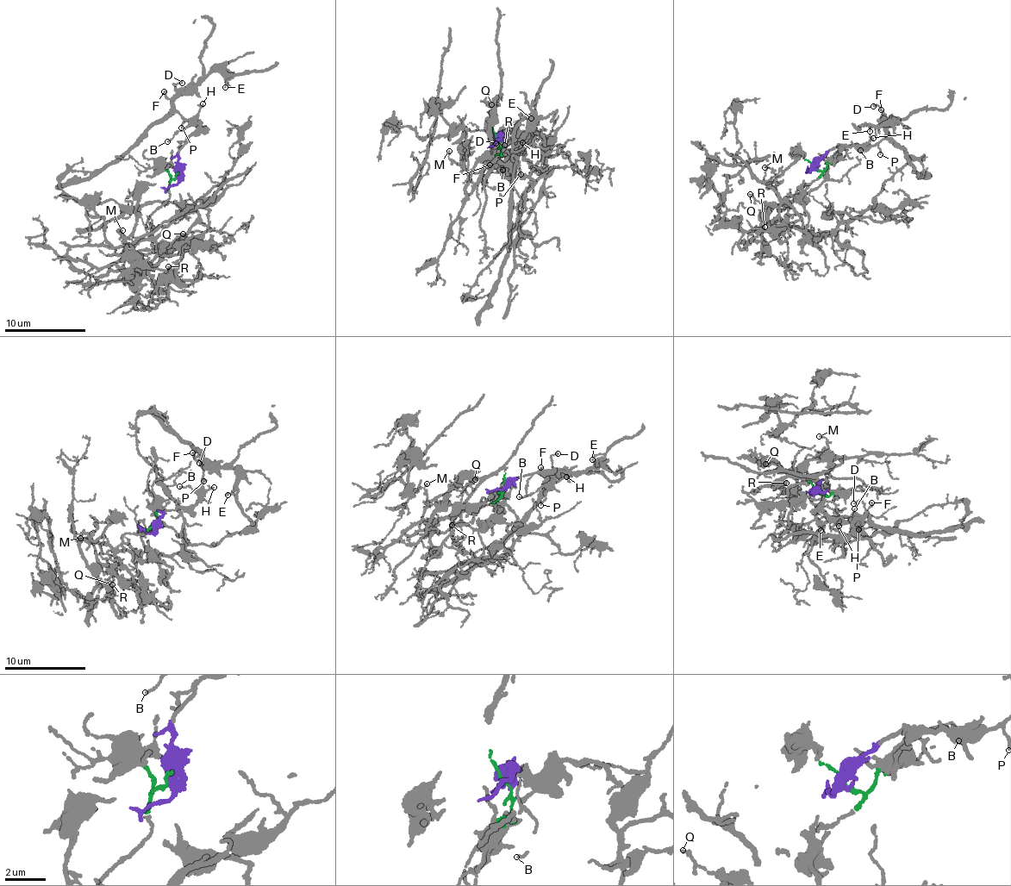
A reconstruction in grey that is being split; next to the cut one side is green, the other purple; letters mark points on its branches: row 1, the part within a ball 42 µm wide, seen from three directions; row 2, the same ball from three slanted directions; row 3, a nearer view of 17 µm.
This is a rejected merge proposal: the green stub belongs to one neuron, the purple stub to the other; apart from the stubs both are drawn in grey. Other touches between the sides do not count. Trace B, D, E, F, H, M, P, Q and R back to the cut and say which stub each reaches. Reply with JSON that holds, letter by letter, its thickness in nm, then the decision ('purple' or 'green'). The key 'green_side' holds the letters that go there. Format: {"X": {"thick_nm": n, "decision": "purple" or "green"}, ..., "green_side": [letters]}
{"B": {"thick_nm": 110, "decision": "purple"}, "D": {"thick_nm": 130, "decision": "purple"}, "E": {"thick_nm": 130, "decision": "purple"}, "F": {"thick_nm": 120, "decision": "purple"}, "H": {"thick_nm": 200, "decision": "purple"}, "M": {"thick_nm": 110, "decision": "green"}, "P": {"thick_nm": 110, "decision": "purple"}, "Q": {"thick_nm": 80, "decision": "green"}, "R": {"thick_nm": 120, "decision": "green"}, "green_side": ["M", "Q", "R"]}

